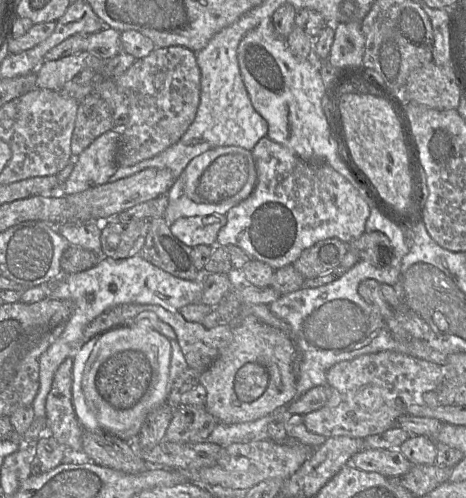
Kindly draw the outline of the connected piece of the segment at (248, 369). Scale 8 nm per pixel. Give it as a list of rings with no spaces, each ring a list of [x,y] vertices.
[[[247,316],[231,327],[232,340],[212,365],[200,373],[199,384],[206,390],[205,409],[218,423],[252,422],[279,412],[296,393],[293,341],[281,330]]]

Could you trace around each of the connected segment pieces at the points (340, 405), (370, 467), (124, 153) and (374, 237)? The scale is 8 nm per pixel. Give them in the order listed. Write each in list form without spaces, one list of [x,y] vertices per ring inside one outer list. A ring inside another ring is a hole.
[[[393,350],[361,355],[336,363],[327,371],[325,386],[330,390],[330,398],[322,408],[304,415],[302,421],[308,431],[326,439],[337,436],[364,439],[392,428],[401,416],[419,415],[421,406],[428,406],[423,399],[424,394],[437,391],[442,381],[442,365],[425,359]]]
[[[362,449],[351,457],[350,463],[359,470],[376,472],[390,479],[398,479],[412,467],[399,449]]]
[[[182,46],[155,48],[119,76],[112,78],[128,100],[129,121],[120,130],[118,166],[132,166],[175,144],[194,121],[200,102],[201,72],[196,53]]]
[[[364,232],[359,238],[348,244],[358,261],[367,261],[376,268],[385,269],[391,264],[394,249],[390,240],[382,232]]]

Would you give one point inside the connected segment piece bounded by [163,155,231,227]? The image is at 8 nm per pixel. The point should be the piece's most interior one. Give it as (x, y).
(183, 201)

